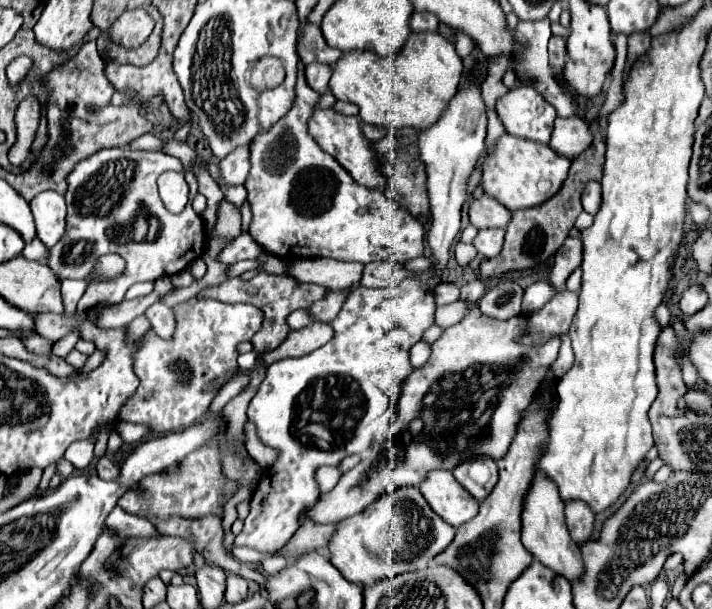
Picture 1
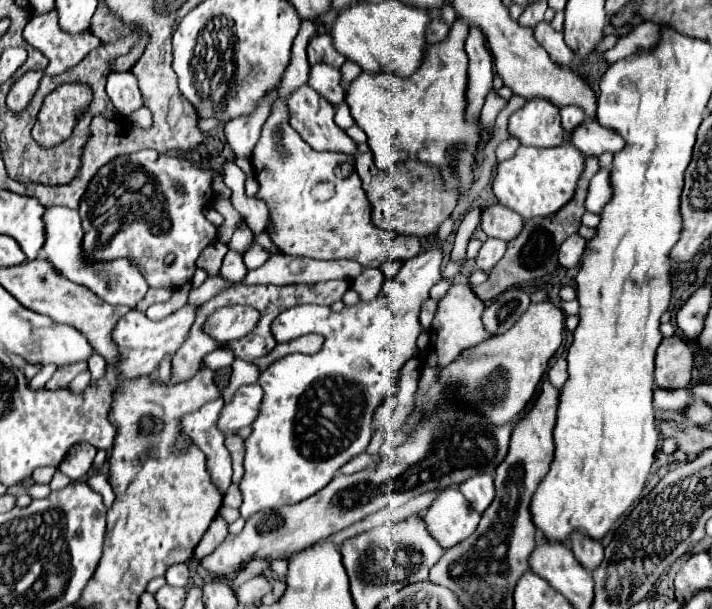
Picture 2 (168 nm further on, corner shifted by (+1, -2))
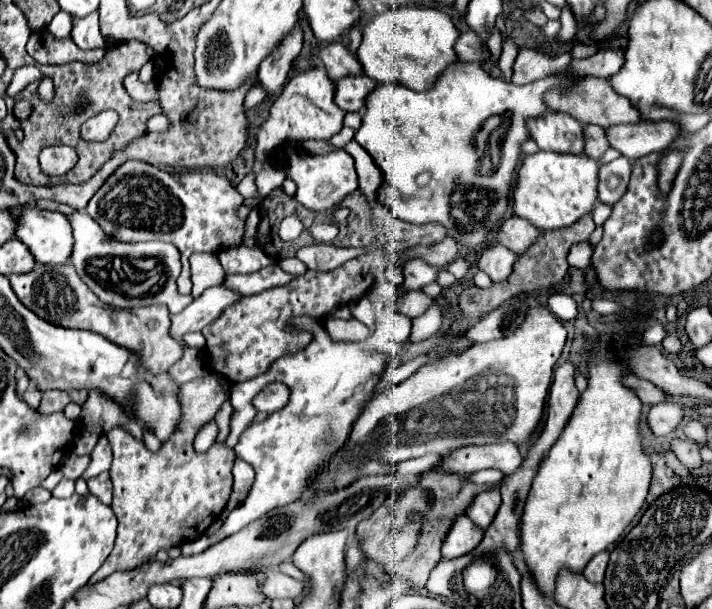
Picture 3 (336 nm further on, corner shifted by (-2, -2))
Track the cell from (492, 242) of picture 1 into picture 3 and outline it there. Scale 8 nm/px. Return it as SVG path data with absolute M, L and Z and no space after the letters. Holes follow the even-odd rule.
M492 245L482 251L478 259L478 269L488 273L492 281L504 281L510 275L514 261L516 253L512 253L504 245Z

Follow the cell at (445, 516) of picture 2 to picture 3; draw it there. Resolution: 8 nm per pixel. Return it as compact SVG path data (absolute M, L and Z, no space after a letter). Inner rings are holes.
M462 513L452 523L452 529L448 529L448 533L444 535L442 557L454 559L464 553L470 553L482 541L482 535L484 535L484 529L476 527L476 523L472 523L472 519L466 513Z

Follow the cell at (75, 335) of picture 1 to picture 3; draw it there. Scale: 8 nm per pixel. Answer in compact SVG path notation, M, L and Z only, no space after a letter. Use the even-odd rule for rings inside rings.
M30 383L30 387L28 387L26 393L24 393L24 401L26 401L30 407L38 407L40 397L42 397L42 391L40 391L34 383Z

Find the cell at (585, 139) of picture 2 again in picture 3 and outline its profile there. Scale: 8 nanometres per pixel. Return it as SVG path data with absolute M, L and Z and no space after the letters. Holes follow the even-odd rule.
M640 121L634 125L612 125L606 129L608 145L620 151L630 161L648 153L664 151L678 135L678 125L672 121Z

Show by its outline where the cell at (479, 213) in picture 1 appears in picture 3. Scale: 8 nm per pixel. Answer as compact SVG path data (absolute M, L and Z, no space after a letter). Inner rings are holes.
M510 217L498 229L498 243L520 255L534 243L536 235L538 229L534 225L530 225L522 217Z

